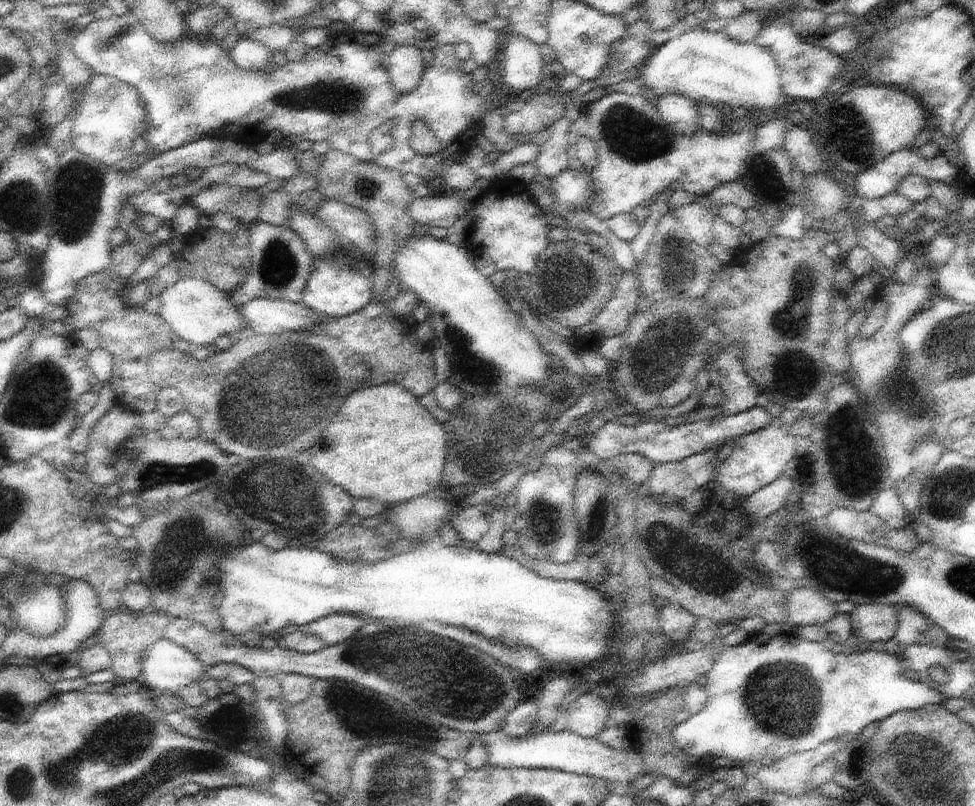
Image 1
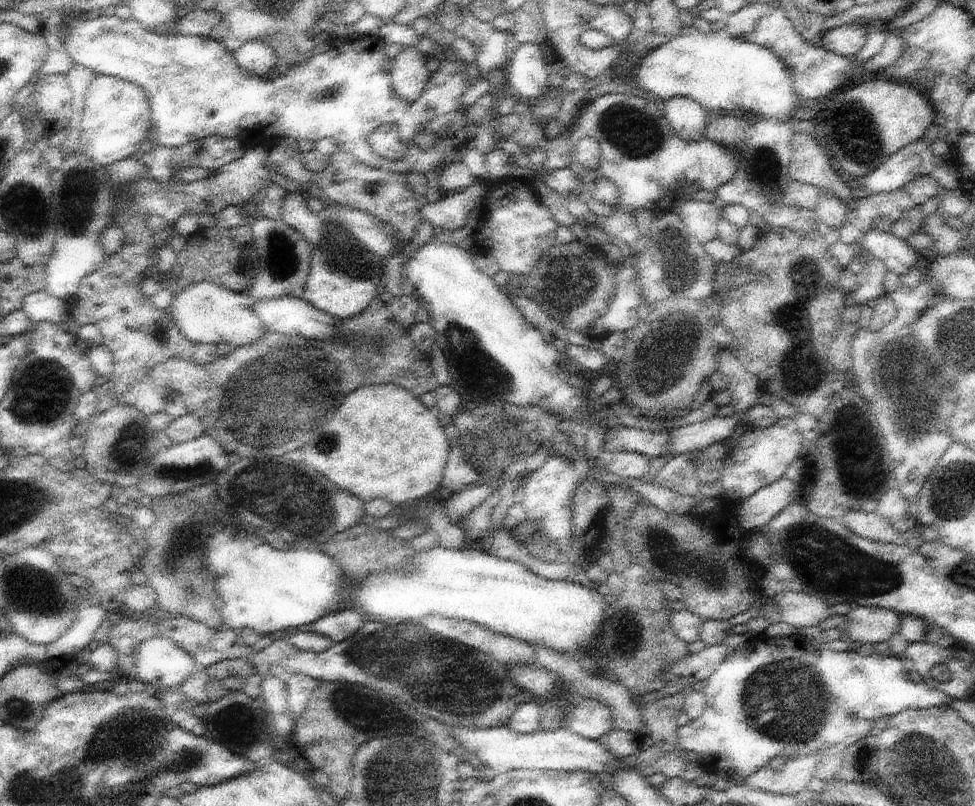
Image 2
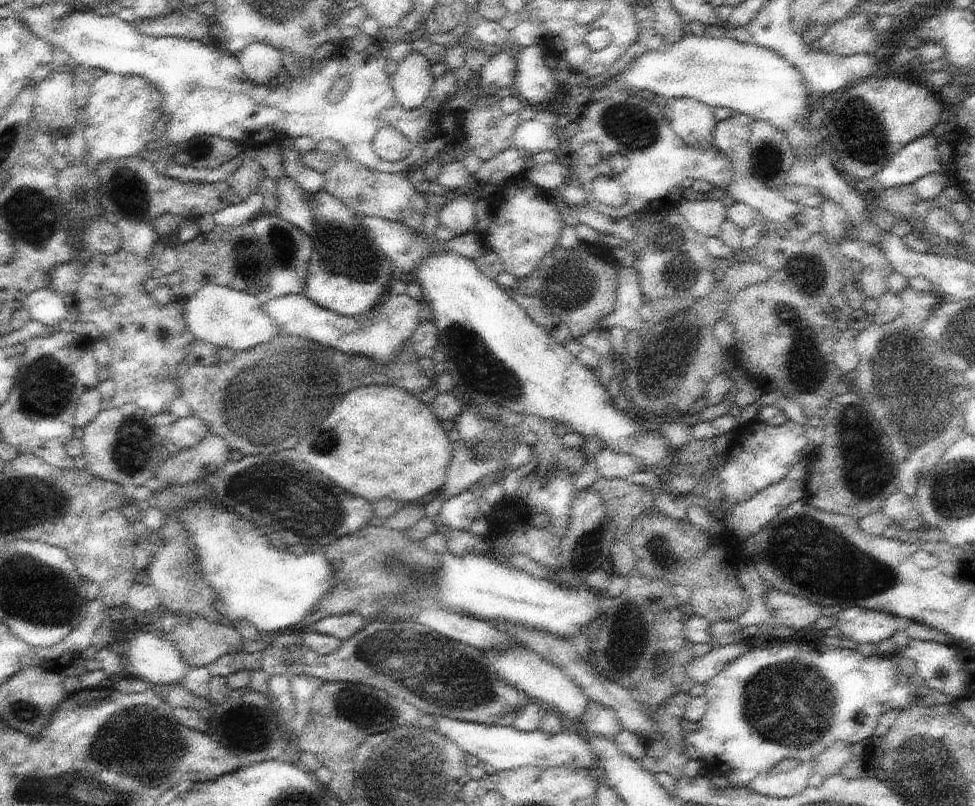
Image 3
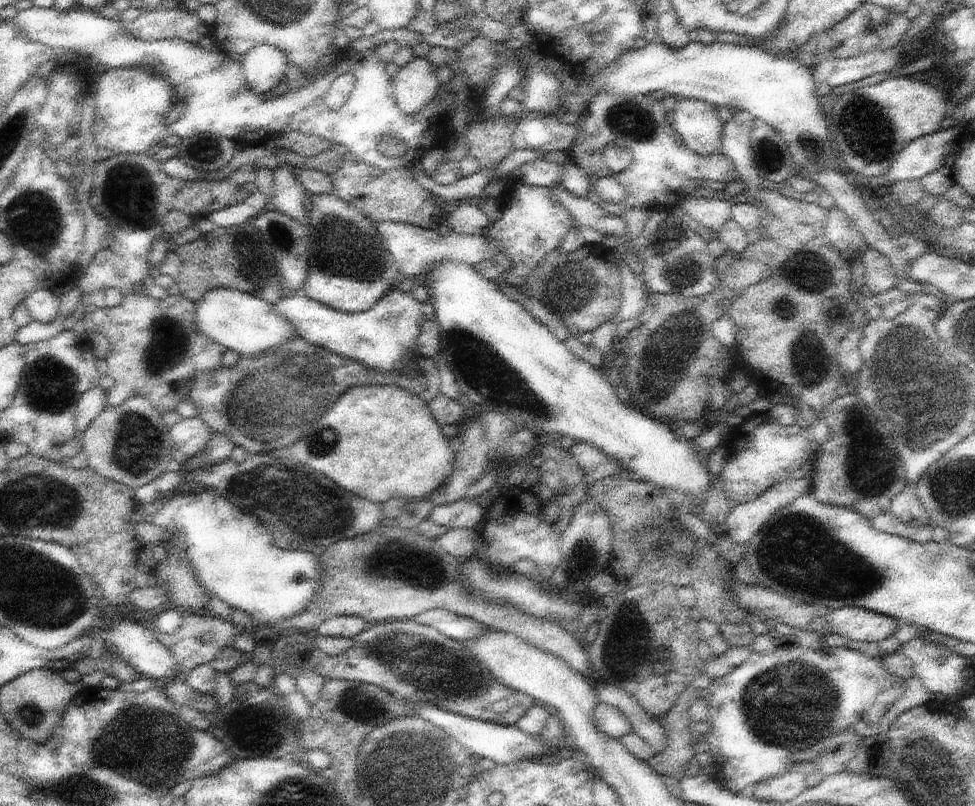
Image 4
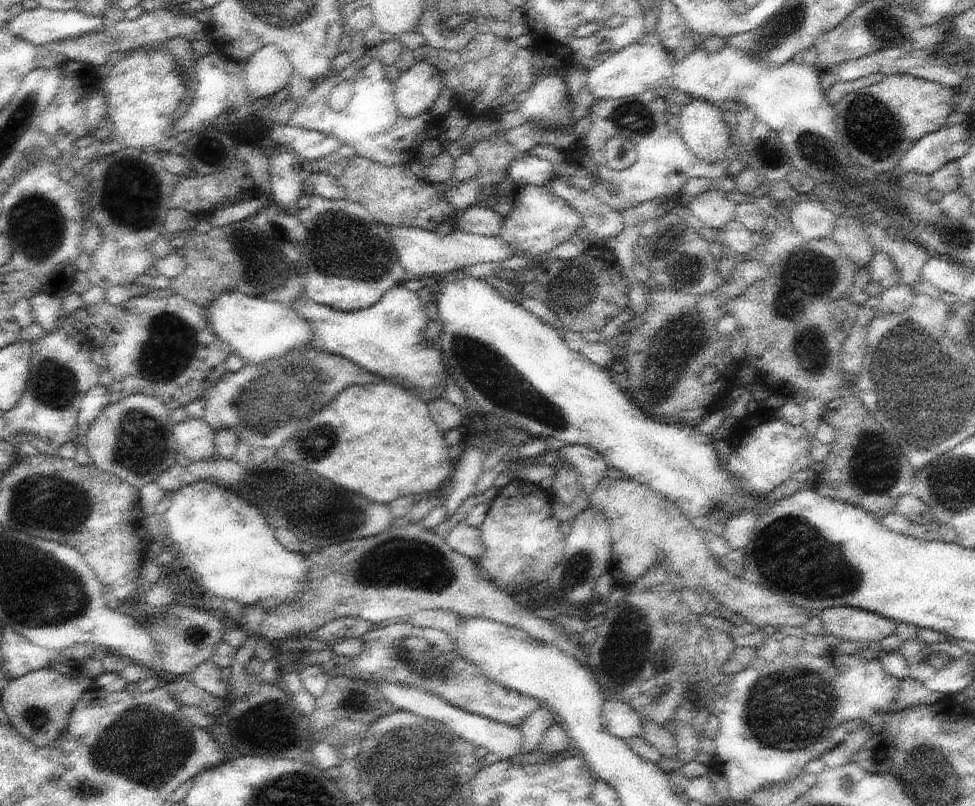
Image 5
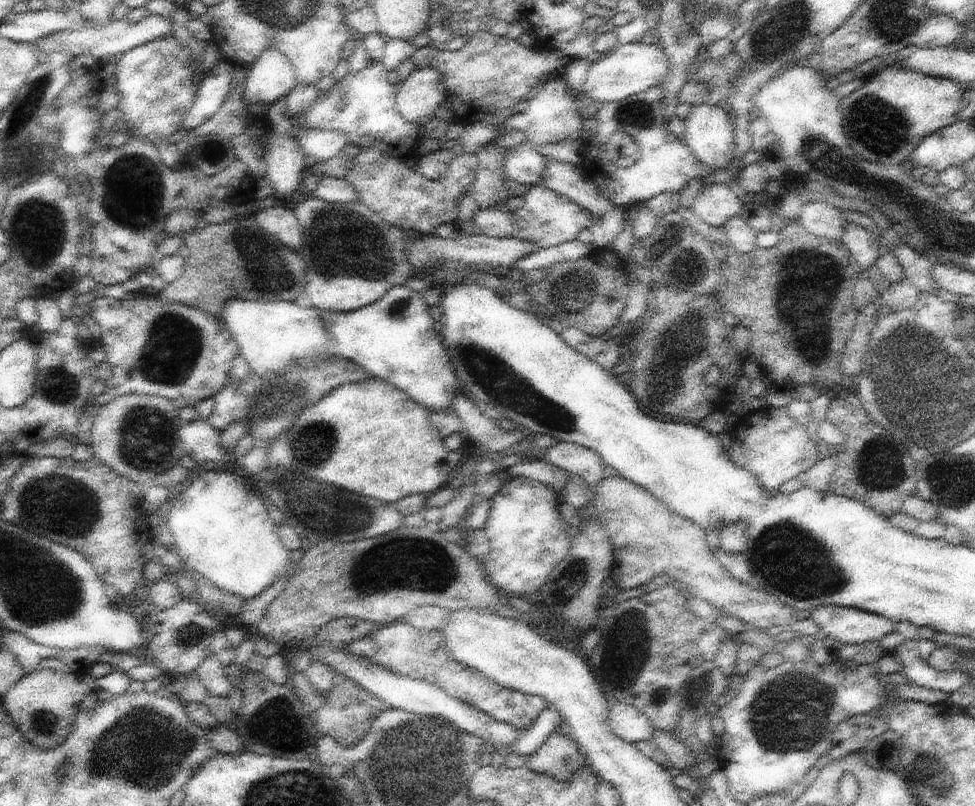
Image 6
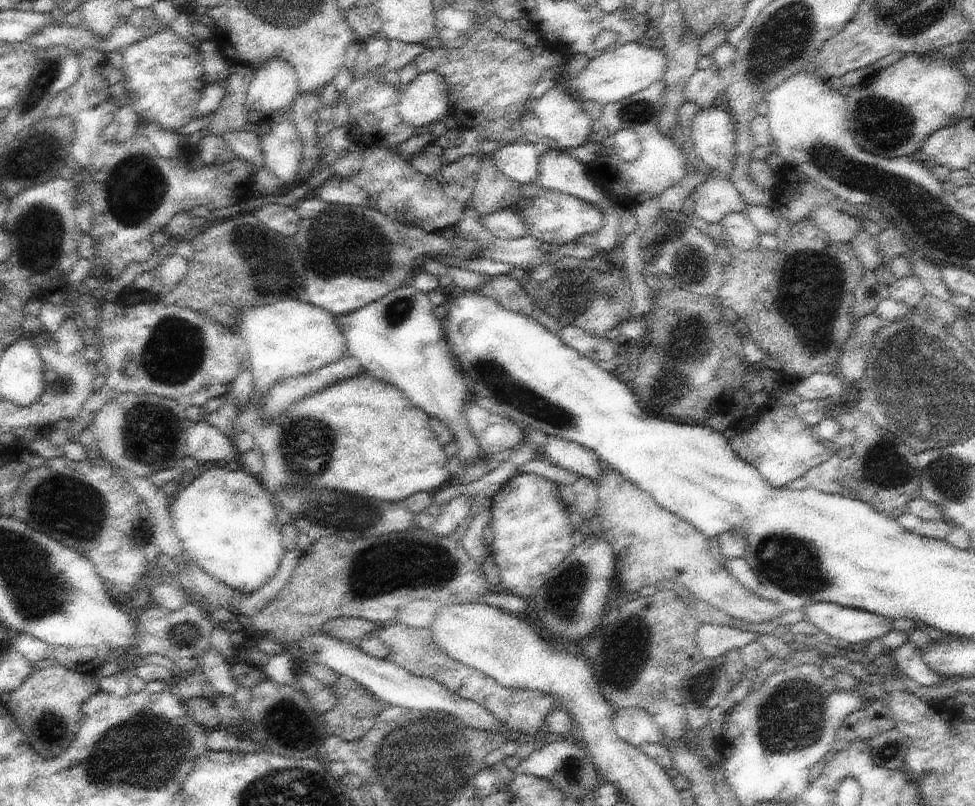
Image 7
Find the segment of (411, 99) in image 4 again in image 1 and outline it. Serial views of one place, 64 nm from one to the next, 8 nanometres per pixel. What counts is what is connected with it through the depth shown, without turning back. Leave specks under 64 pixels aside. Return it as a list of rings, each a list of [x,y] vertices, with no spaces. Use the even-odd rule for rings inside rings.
[[[396,45],[386,57],[389,75],[399,93],[410,94],[420,86],[427,69],[424,58],[422,49],[412,45]]]

